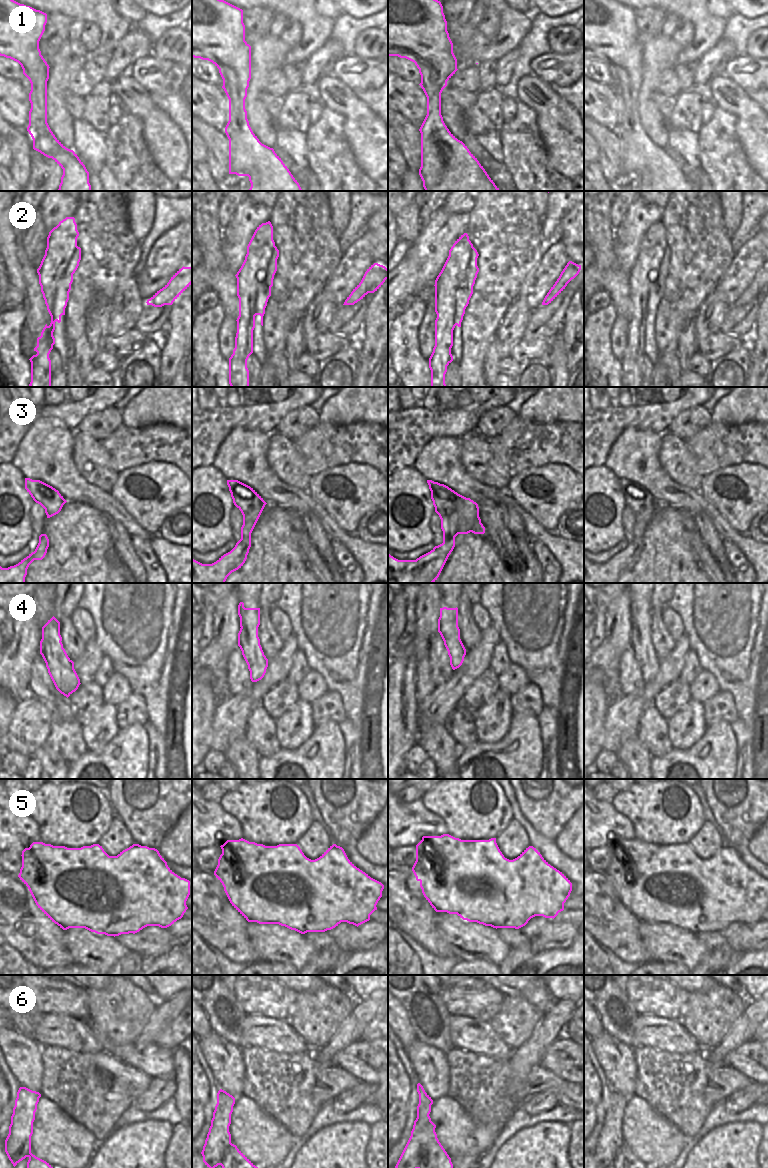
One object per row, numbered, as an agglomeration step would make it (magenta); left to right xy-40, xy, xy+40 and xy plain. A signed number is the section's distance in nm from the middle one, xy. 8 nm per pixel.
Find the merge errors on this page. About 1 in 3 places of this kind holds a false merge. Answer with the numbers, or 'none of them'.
2, 4, 6

